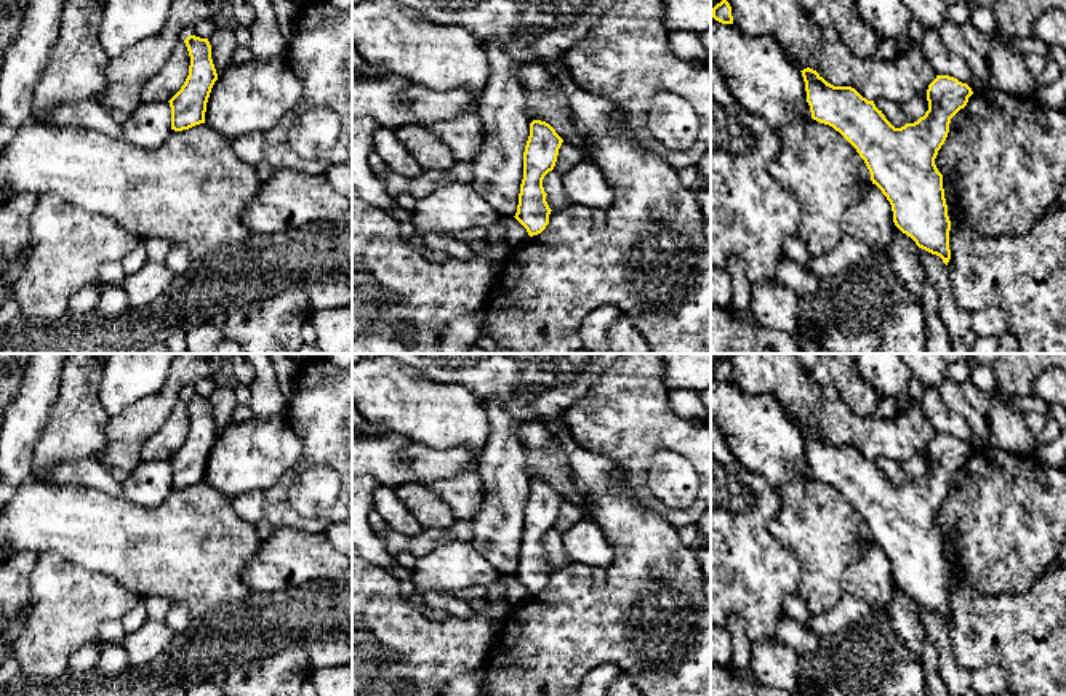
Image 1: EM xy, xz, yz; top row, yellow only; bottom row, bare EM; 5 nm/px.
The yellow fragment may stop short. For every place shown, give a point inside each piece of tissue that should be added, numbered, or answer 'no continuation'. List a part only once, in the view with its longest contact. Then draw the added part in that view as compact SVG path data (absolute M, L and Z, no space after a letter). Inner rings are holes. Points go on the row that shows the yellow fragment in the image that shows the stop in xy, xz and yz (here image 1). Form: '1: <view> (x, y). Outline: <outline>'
no continuation

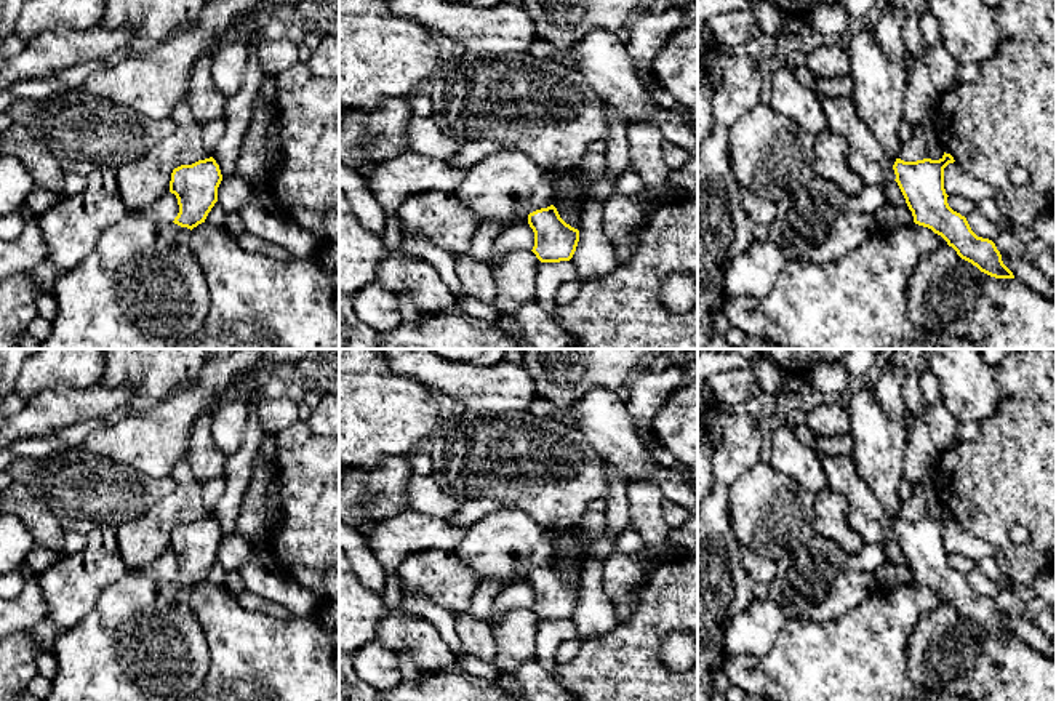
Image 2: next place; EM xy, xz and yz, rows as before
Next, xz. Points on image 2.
no continuation

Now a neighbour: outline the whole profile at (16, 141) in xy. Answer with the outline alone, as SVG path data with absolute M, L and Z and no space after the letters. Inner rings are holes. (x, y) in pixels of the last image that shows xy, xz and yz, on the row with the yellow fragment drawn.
M13 123L0 136L5 155L16 157L34 178L37 187L48 189L59 198L64 194L64 174L59 160L27 128Z

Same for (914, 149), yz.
M931 117L914 126L914 134L901 147L904 162L917 162L926 158L928 147L934 144L936 131Z

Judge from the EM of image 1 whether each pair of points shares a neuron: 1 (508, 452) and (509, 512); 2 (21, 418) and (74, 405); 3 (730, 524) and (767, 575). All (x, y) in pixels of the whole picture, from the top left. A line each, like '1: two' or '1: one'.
1: one
2: two
3: one

